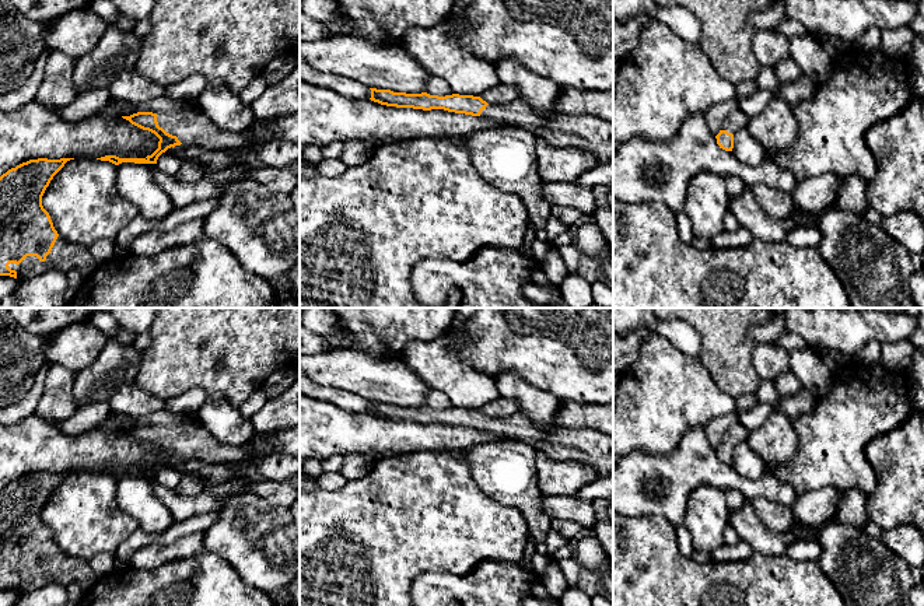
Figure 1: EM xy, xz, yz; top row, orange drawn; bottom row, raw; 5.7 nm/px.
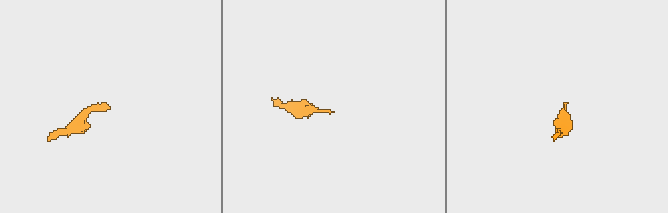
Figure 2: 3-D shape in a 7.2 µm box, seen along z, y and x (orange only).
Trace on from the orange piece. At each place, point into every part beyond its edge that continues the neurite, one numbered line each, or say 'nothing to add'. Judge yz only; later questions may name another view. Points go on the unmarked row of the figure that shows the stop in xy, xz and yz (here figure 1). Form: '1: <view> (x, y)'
1: yz (737, 433)

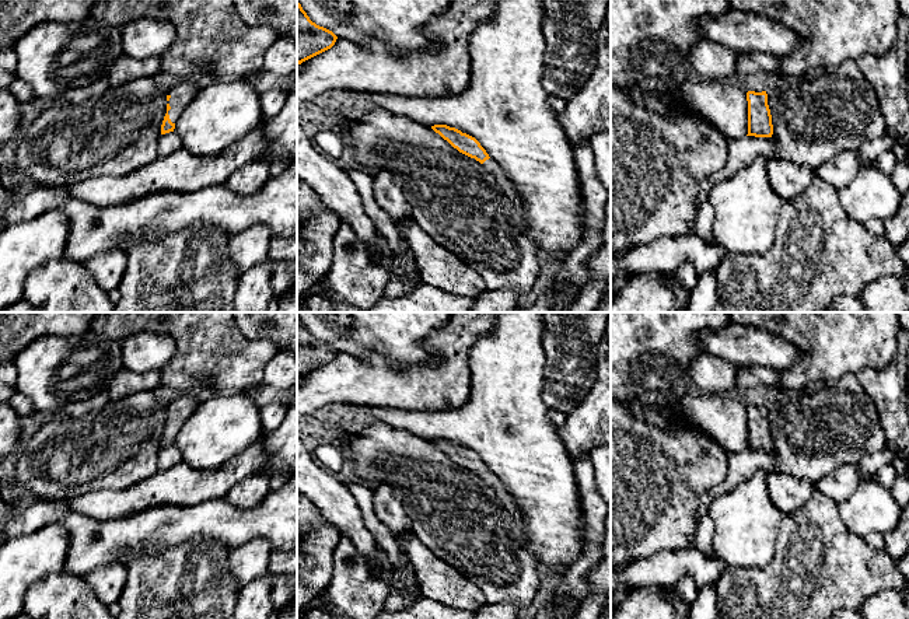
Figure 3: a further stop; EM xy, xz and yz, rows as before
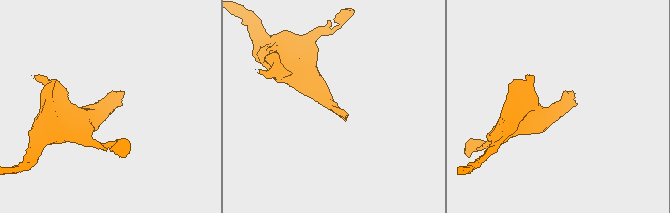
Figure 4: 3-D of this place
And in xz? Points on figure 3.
1: xz (490, 479)

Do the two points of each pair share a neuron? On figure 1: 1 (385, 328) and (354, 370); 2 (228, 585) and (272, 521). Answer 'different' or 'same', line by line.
1: different
2: different

